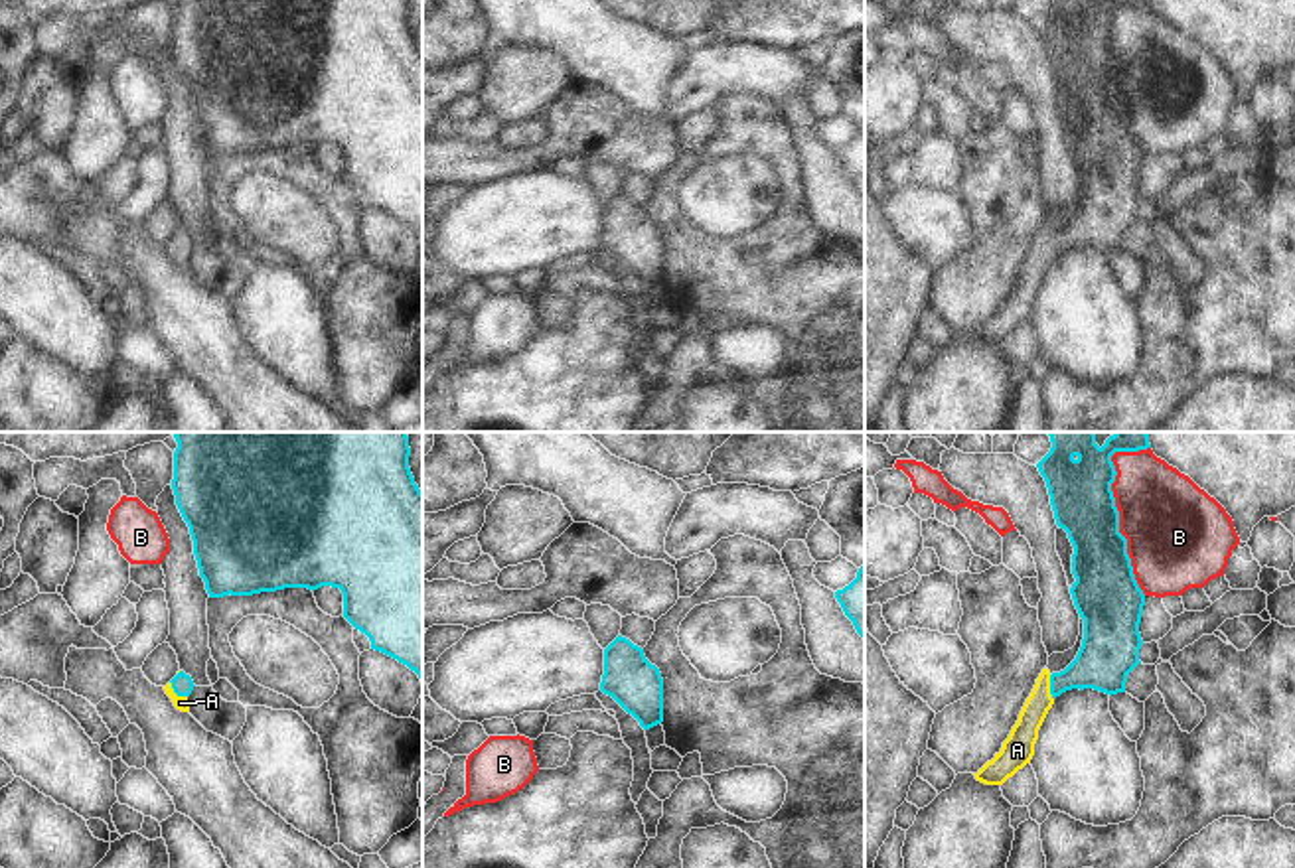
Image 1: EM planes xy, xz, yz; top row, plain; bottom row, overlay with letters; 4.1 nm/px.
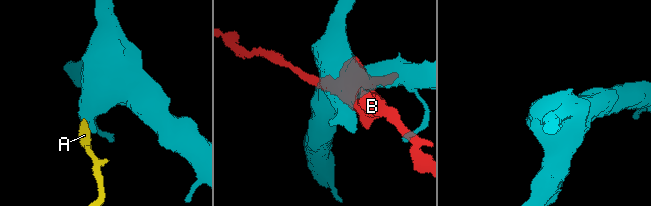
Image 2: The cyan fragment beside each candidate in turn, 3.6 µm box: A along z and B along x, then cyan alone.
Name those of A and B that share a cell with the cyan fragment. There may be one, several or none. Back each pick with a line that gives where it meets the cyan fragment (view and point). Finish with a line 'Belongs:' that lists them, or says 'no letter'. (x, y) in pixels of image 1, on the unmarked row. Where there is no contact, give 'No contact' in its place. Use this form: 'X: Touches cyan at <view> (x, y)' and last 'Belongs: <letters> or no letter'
A: Touches cyan at yz (1051, 245)
Belongs: A

